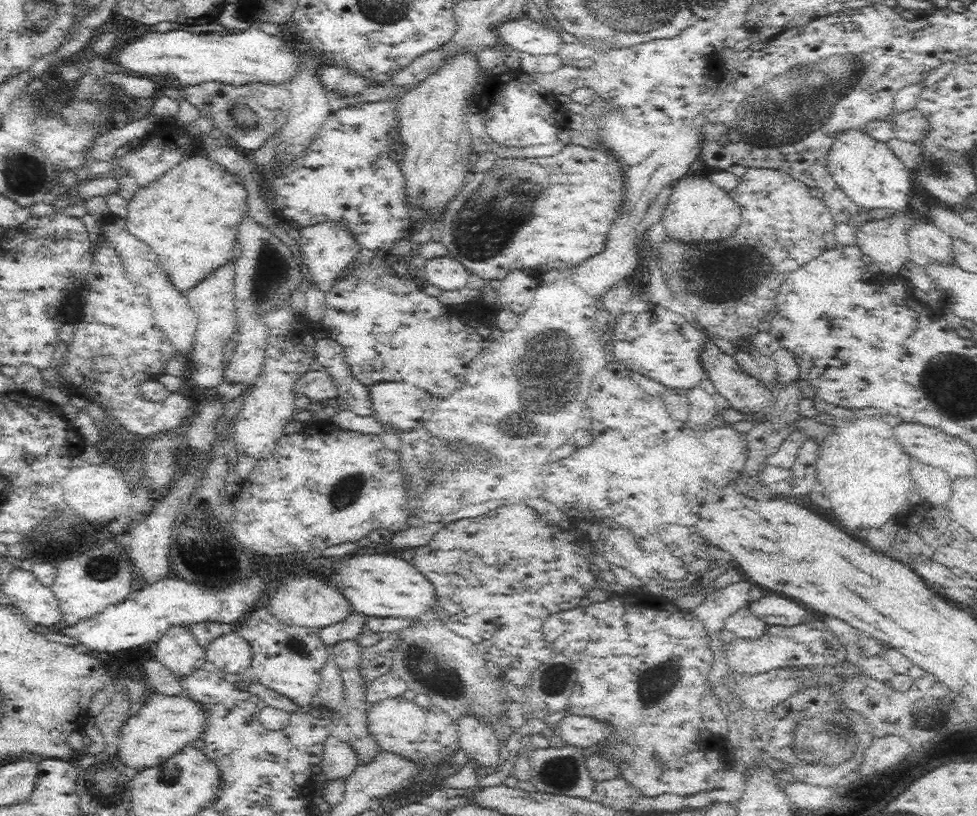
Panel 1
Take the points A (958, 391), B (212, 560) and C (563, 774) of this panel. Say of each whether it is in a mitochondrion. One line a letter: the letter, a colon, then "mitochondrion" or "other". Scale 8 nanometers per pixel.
A: mitochondrion
B: mitochondrion
C: mitochondrion

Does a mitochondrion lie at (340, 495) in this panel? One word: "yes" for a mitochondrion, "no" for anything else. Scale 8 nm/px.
yes

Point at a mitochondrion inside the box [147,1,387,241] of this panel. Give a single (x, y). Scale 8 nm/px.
(251, 121)

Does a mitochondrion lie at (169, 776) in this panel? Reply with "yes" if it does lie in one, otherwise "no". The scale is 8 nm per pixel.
yes

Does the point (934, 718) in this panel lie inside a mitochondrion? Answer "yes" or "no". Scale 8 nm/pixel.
yes

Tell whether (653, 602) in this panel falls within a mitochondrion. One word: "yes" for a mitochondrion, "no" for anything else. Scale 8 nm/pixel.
no

